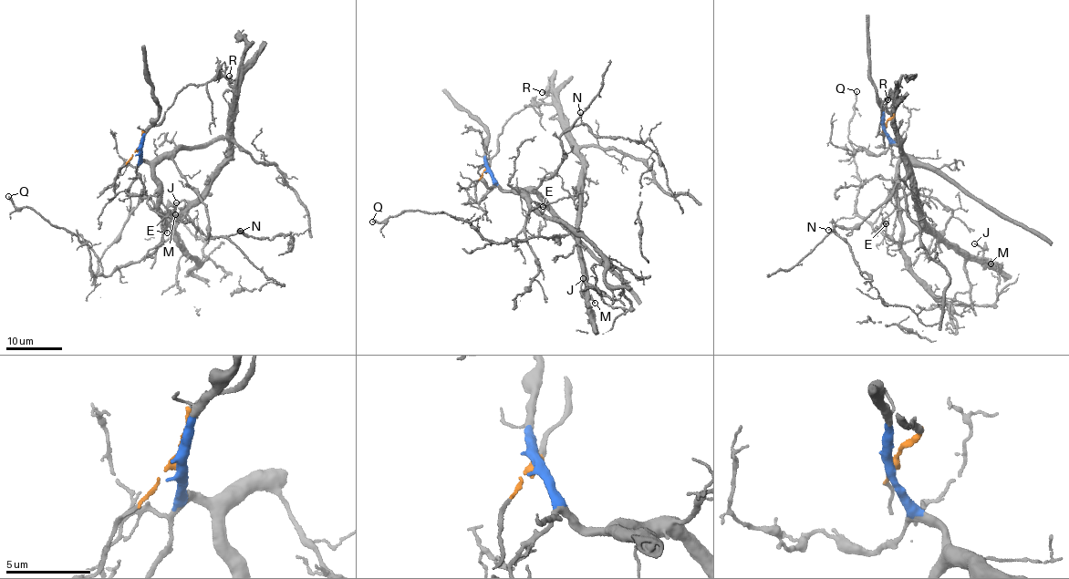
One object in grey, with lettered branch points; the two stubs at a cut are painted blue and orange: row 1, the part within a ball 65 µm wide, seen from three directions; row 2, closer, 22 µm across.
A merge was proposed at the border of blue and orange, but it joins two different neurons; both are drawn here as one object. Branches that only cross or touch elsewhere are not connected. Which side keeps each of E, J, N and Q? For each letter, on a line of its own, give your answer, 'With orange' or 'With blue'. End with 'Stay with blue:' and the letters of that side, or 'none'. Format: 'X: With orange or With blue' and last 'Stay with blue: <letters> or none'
E: With blue
J: With orange
N: With blue
Q: With orange
Stay with blue: E, N

